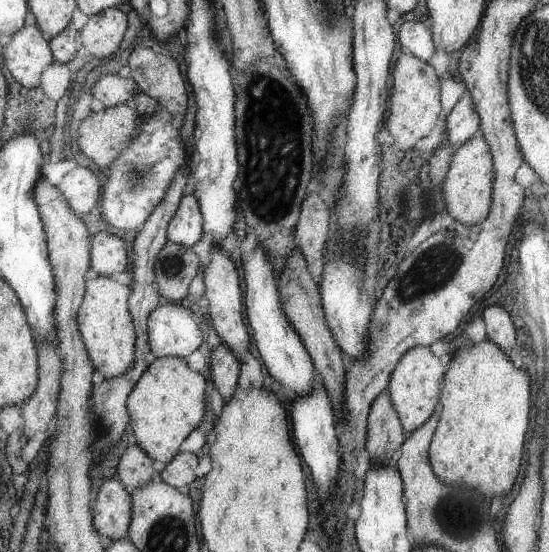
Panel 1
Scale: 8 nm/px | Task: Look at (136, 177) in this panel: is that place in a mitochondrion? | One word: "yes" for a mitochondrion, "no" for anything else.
yes

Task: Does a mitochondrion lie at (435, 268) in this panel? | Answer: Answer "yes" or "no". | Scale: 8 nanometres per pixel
yes

